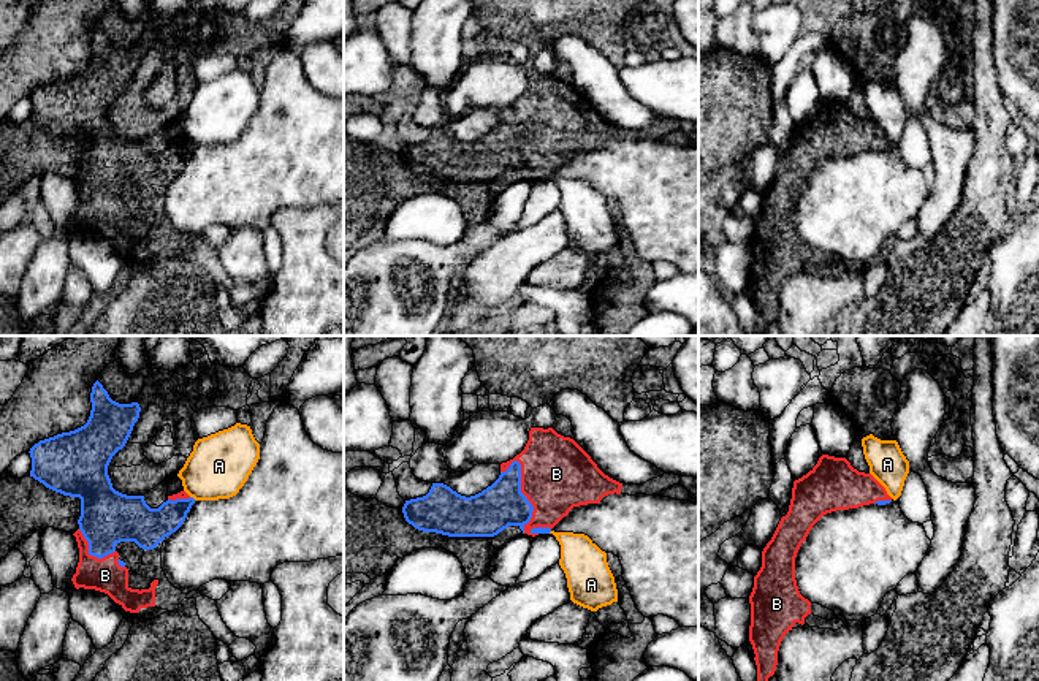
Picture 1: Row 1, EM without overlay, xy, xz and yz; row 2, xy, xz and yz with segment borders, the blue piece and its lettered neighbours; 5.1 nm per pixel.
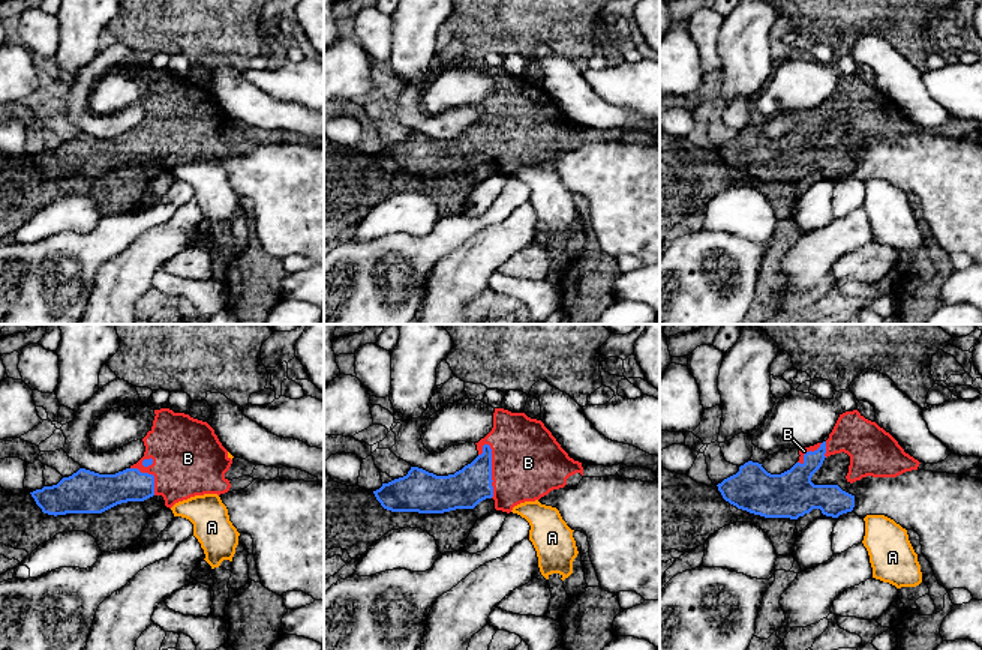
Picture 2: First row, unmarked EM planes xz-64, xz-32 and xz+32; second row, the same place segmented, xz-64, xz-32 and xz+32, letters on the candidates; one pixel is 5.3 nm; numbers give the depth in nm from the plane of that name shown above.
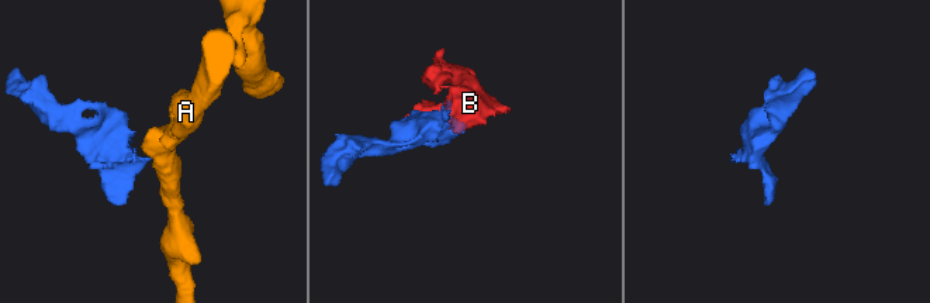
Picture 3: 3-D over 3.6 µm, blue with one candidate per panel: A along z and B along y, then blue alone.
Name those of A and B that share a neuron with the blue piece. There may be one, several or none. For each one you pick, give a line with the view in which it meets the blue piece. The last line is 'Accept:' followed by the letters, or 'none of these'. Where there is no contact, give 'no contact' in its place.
B: contact in xz
Accept: B

